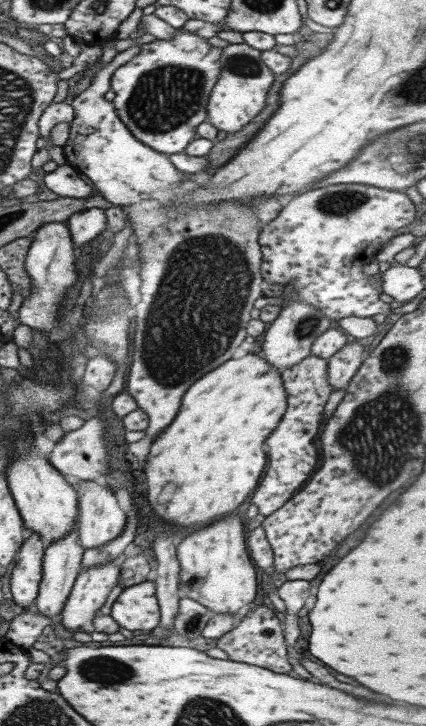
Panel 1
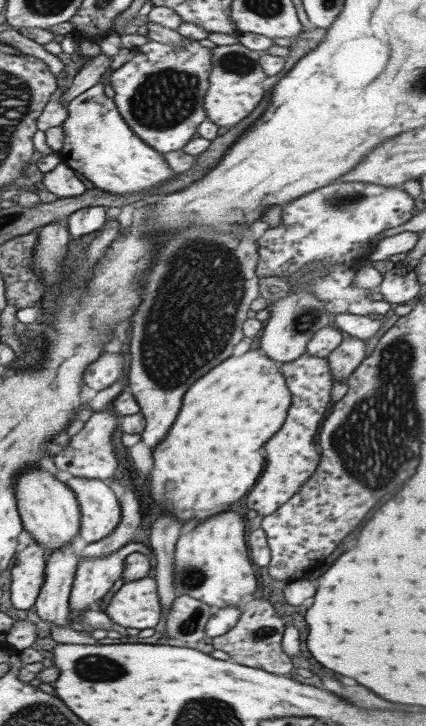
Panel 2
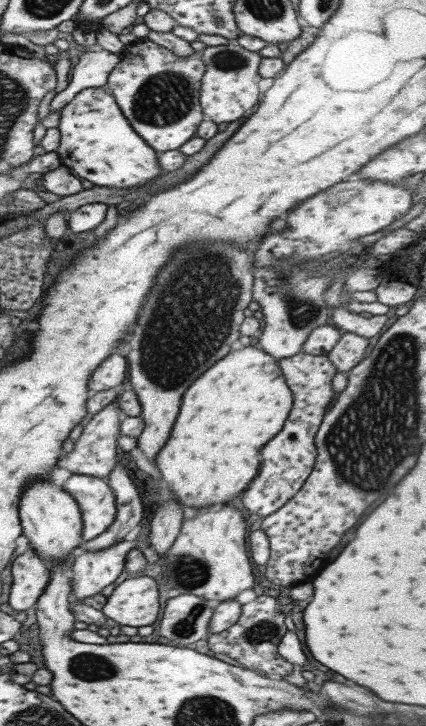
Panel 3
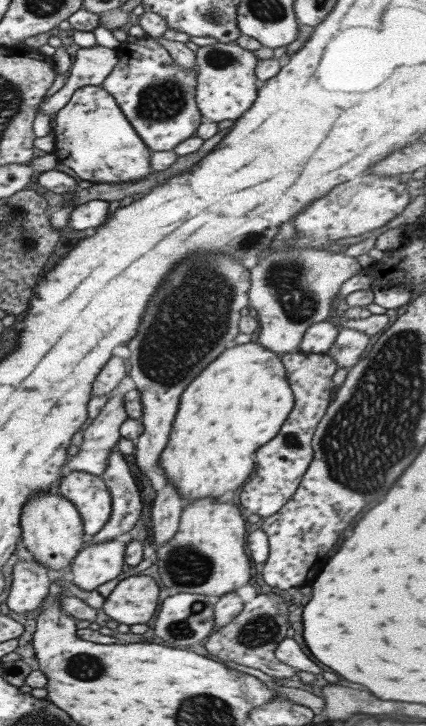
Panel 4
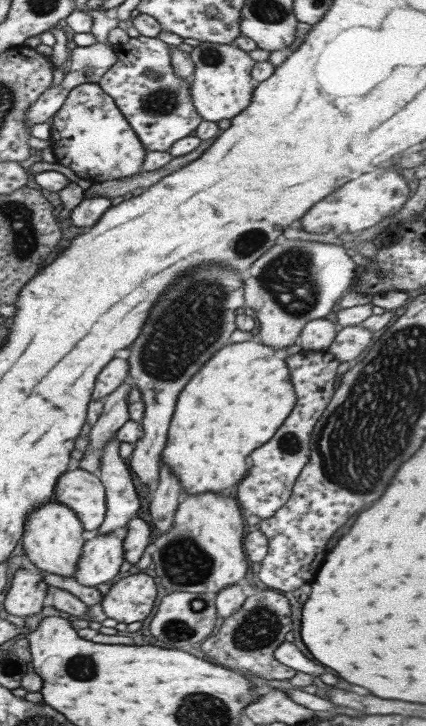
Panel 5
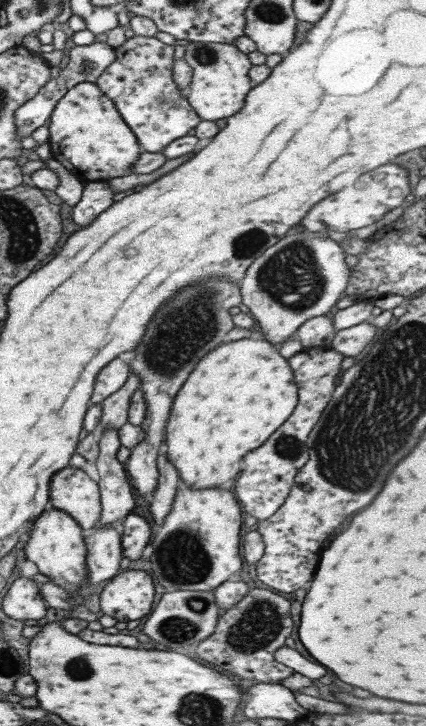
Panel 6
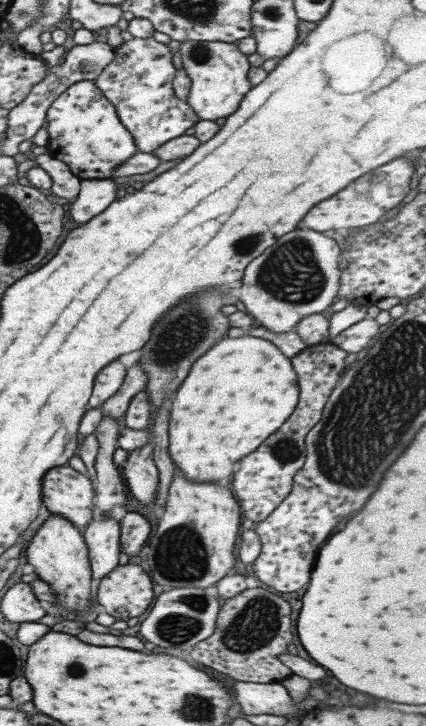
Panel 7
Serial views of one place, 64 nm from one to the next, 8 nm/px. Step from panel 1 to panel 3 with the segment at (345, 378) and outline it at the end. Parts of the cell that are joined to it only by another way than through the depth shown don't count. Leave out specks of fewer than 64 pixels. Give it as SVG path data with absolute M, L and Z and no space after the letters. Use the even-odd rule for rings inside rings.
M345 332L339 336L335 346L326 356L336 372L347 373L363 358L365 348L367 348L367 338Z

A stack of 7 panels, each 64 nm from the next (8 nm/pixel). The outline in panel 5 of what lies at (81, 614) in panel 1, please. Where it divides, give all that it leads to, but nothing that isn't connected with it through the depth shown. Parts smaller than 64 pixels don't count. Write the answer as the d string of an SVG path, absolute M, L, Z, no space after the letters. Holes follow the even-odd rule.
M88 535L85 537L81 556L77 559L73 579L83 586L97 586L109 582L119 574L123 564L122 540L109 535Z

